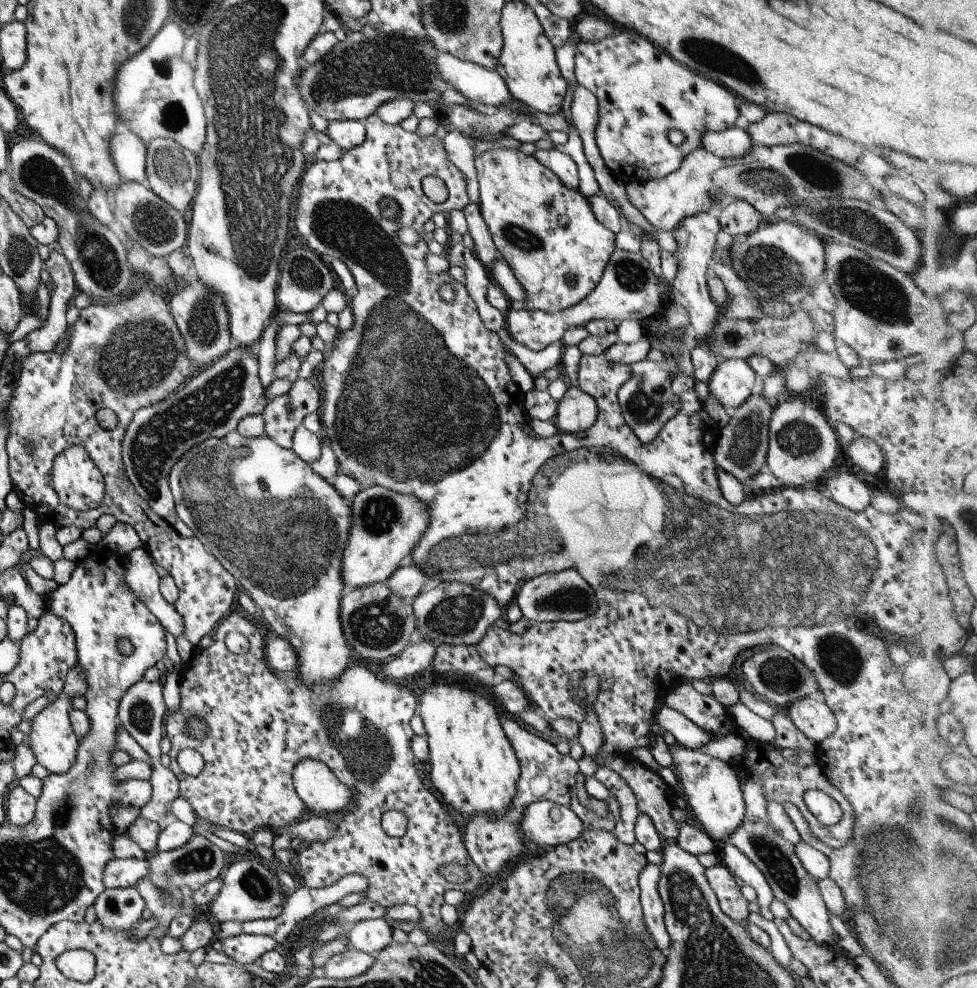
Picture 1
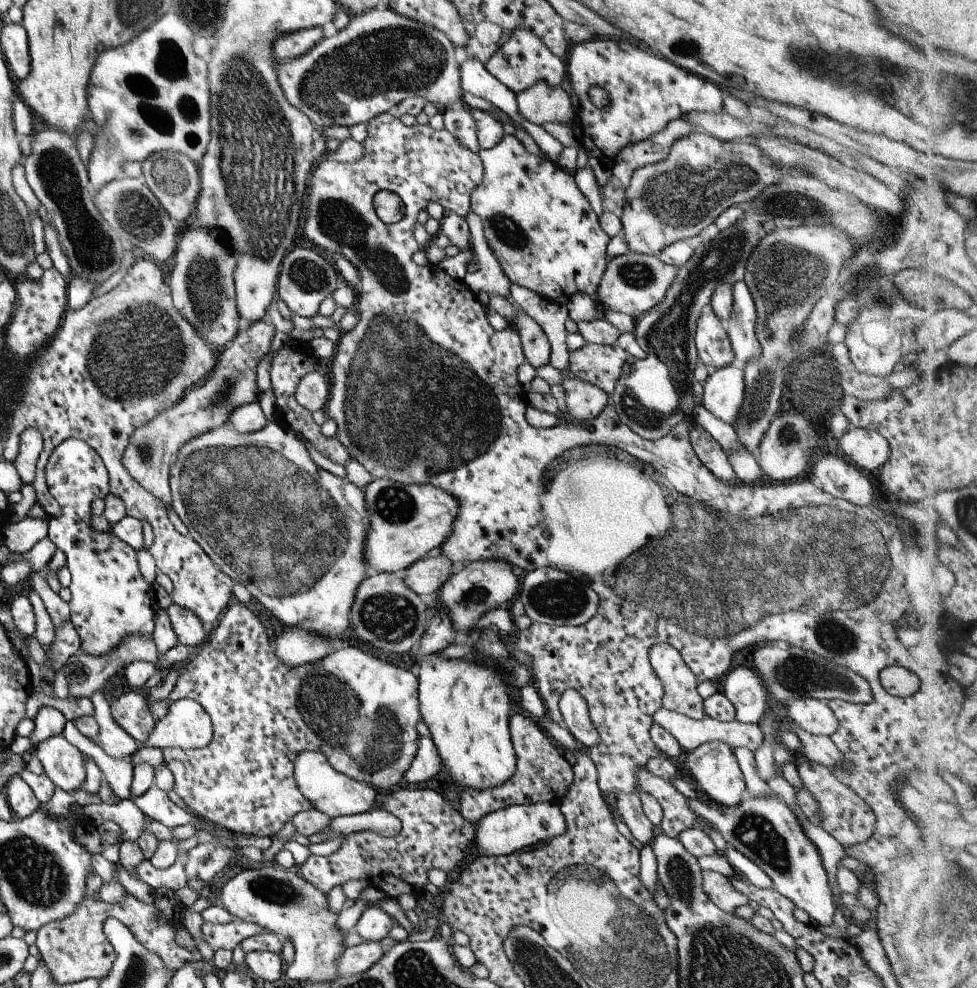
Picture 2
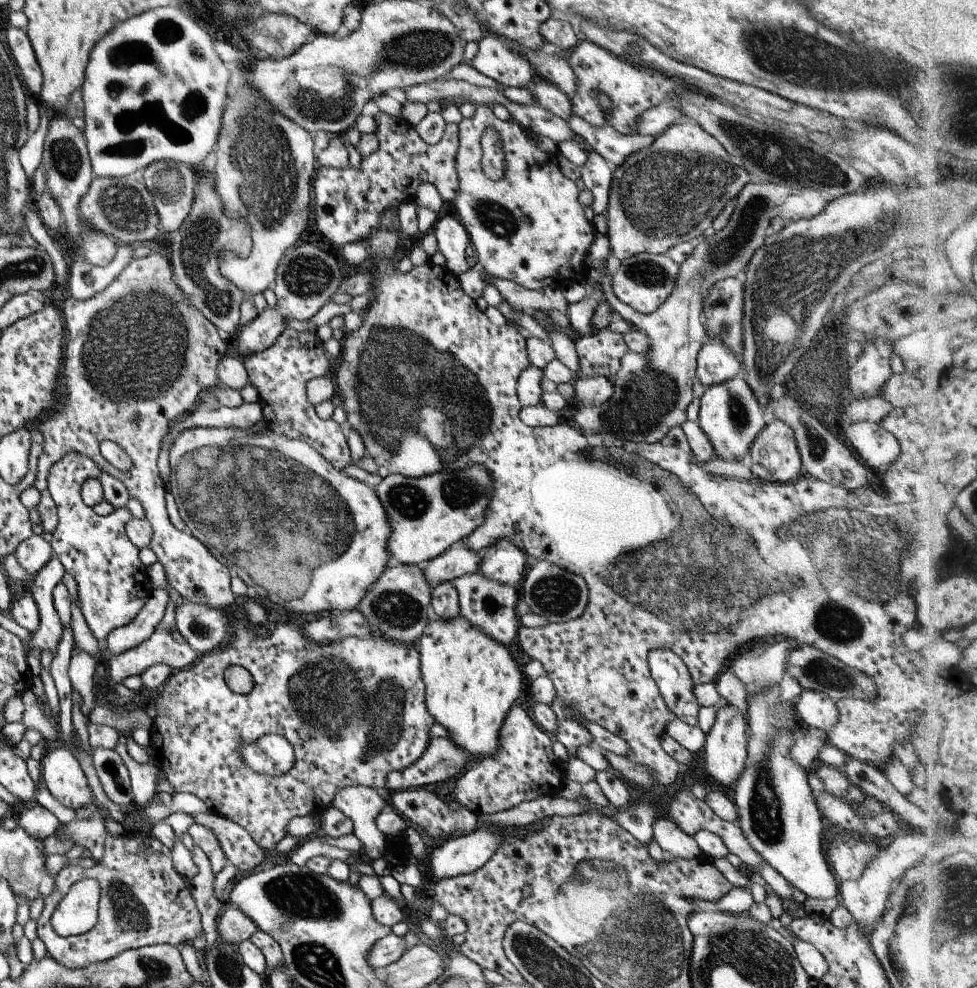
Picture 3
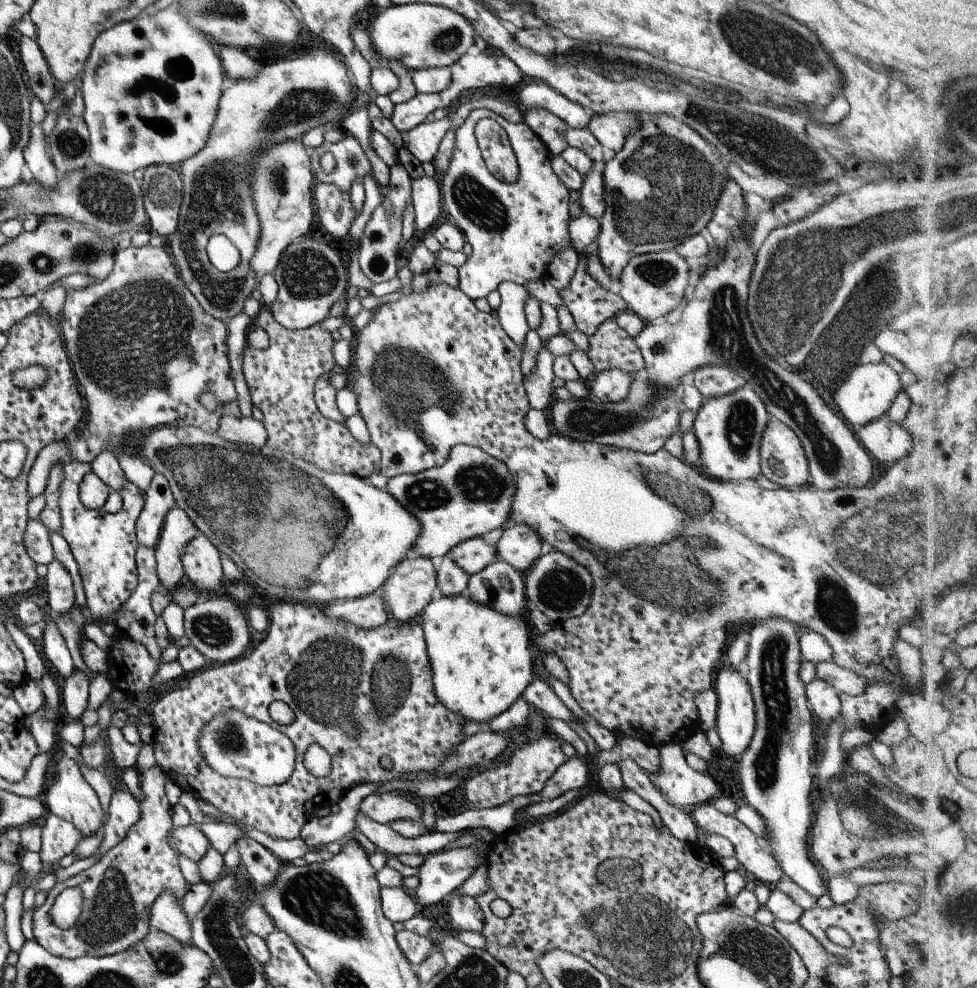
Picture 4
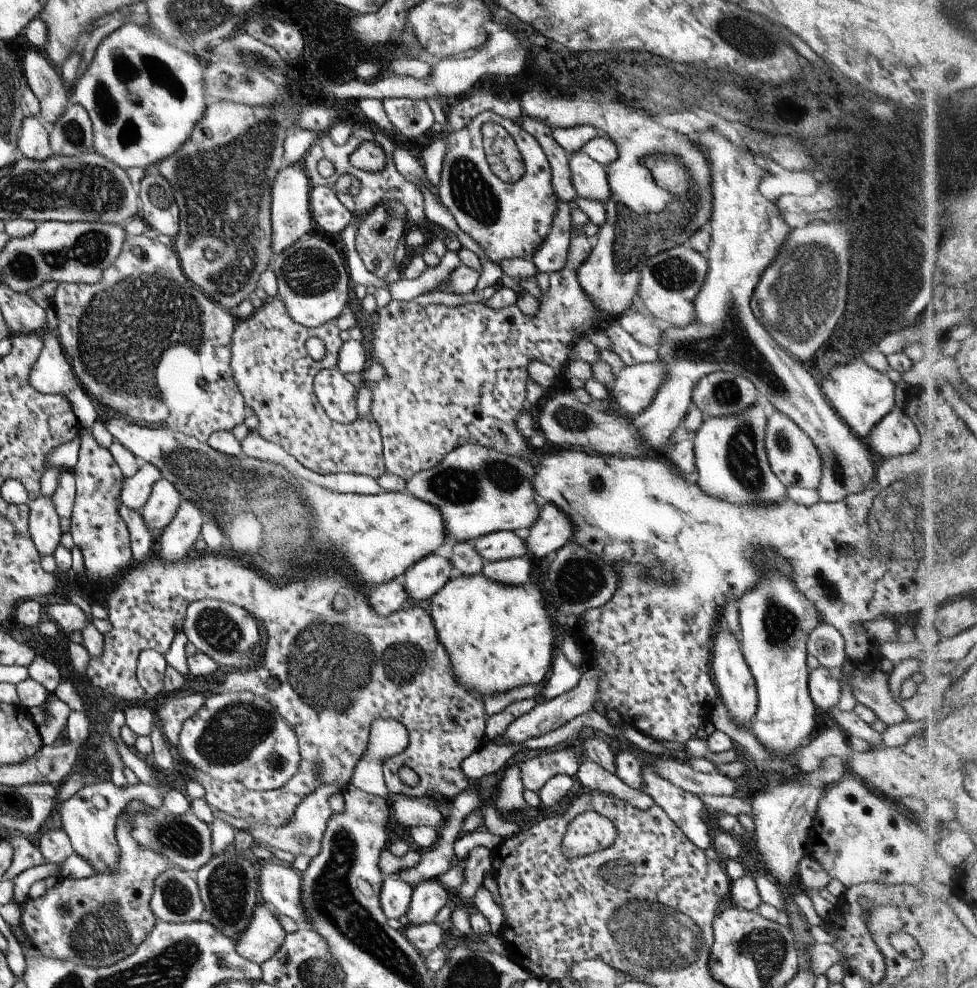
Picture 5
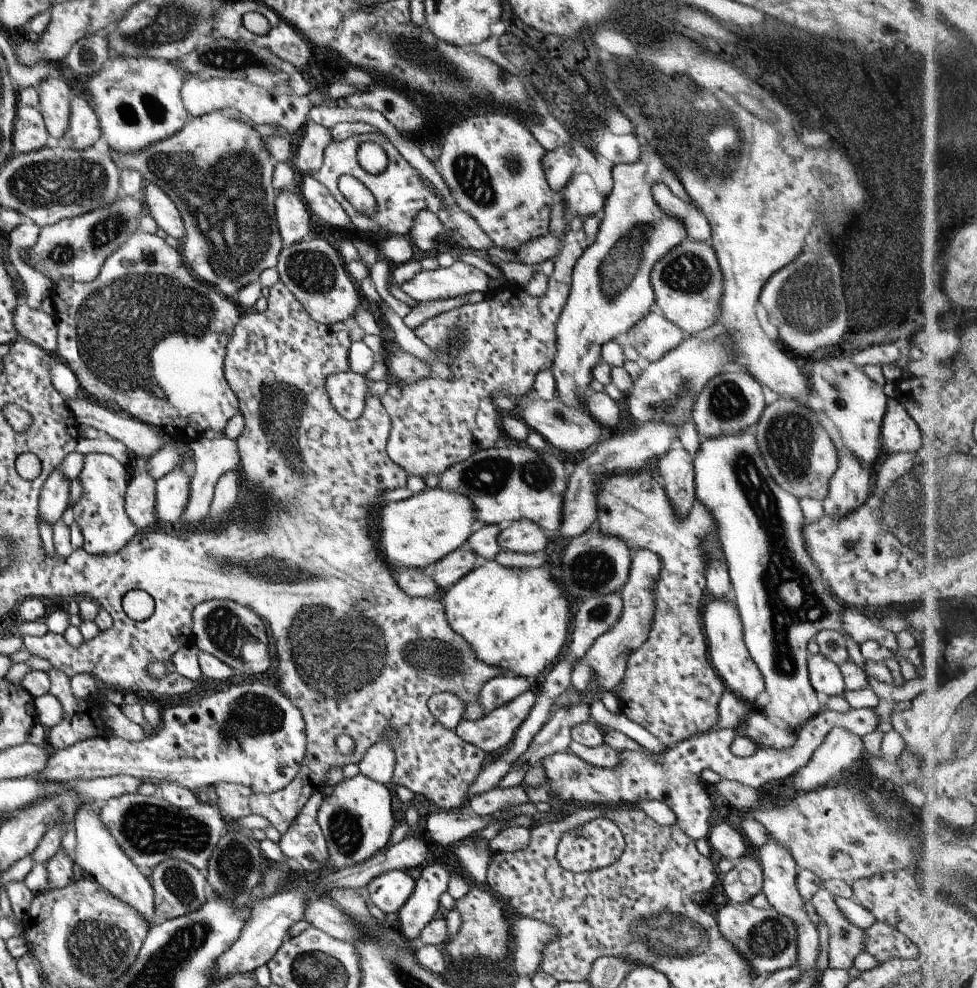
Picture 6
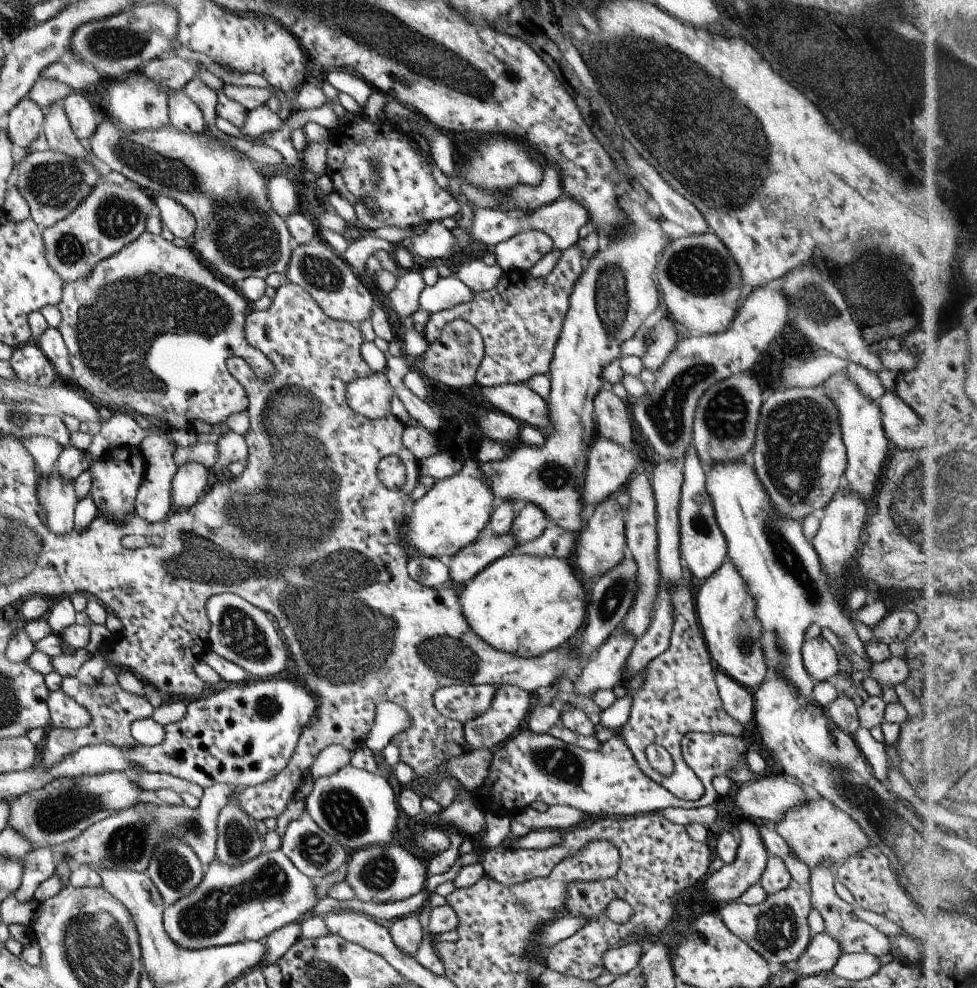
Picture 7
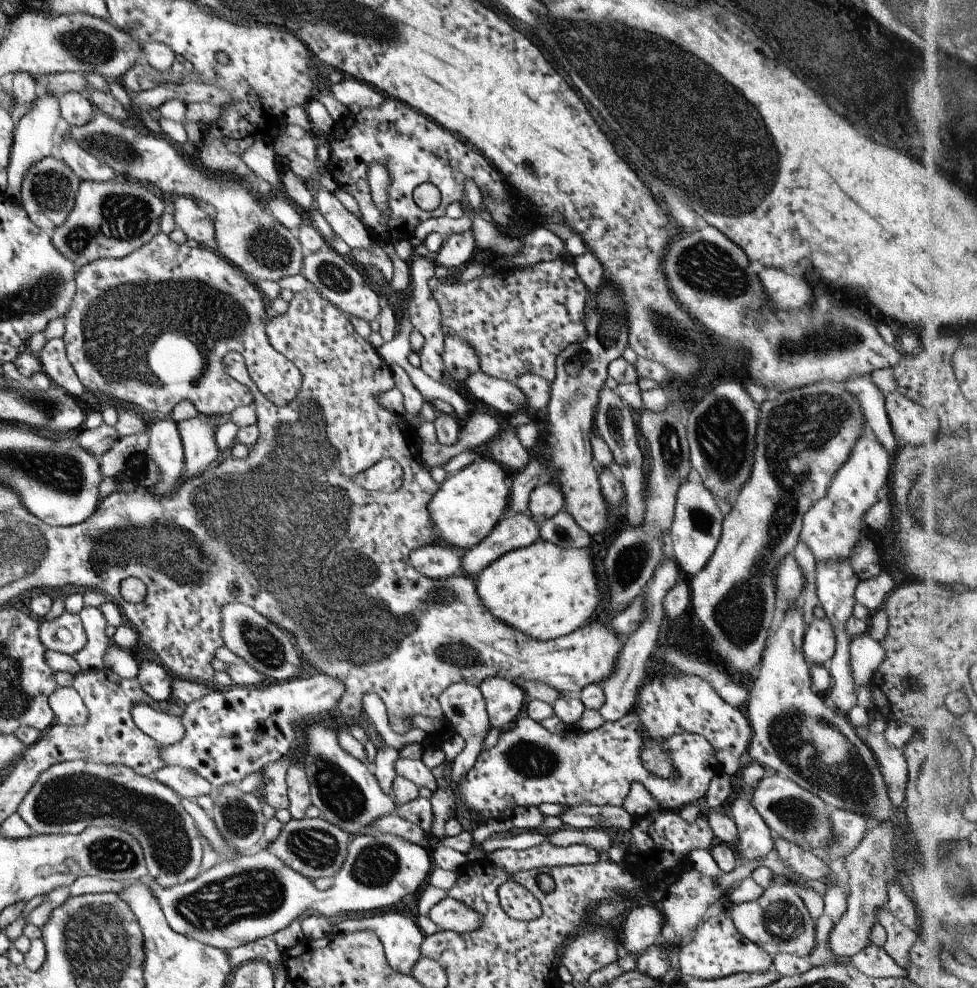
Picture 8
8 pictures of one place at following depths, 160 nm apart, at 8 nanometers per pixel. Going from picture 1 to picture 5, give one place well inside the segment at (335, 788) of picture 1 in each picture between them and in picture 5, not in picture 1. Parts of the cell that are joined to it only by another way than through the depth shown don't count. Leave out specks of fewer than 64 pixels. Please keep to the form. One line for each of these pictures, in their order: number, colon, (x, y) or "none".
2: (336, 795)
3: (361, 804)
4: (387, 807)
5: (408, 811)

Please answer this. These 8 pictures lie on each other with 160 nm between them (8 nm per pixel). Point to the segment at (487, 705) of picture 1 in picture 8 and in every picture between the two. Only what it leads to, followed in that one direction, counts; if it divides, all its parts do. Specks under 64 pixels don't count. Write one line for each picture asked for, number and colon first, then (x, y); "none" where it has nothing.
2: (464, 704)
3: (470, 680)
4: (480, 660)
5: (497, 637)
6: (516, 619)
7: (526, 605)
8: (543, 591)

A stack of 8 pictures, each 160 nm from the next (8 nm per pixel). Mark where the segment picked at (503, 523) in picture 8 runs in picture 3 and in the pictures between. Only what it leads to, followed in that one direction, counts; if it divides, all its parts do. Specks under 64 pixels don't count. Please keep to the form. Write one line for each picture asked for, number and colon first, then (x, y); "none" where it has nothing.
3: (397, 605)
4: (412, 584)
5: (421, 580)
6: (449, 569)
7: (466, 562)

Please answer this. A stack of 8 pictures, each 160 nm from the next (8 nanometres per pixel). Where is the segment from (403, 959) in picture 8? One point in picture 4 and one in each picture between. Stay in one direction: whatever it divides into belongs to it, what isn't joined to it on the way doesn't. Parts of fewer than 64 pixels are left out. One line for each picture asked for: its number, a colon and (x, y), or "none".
4: (442, 872)
5: (426, 899)
6: (431, 881)
7: (406, 934)

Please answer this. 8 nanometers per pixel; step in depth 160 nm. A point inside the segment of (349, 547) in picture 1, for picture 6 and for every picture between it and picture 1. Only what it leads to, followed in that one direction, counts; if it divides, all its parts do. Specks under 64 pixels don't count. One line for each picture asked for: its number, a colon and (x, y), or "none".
2: (405, 522)
3: (427, 514)
4: (470, 493)
5: (478, 490)
6: (508, 482)

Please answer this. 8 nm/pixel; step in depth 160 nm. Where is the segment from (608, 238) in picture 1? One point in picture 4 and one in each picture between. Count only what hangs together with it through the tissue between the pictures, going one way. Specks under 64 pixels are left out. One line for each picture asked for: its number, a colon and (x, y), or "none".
2: (540, 228)
3: (527, 227)
4: (514, 229)

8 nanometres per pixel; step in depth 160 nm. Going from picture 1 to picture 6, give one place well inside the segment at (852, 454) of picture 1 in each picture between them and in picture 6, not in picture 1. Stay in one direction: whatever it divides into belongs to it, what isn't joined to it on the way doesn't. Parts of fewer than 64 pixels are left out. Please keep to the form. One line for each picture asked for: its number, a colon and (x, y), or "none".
2: (868, 450)
3: (878, 448)
4: (887, 441)
5: (894, 434)
6: (898, 433)

